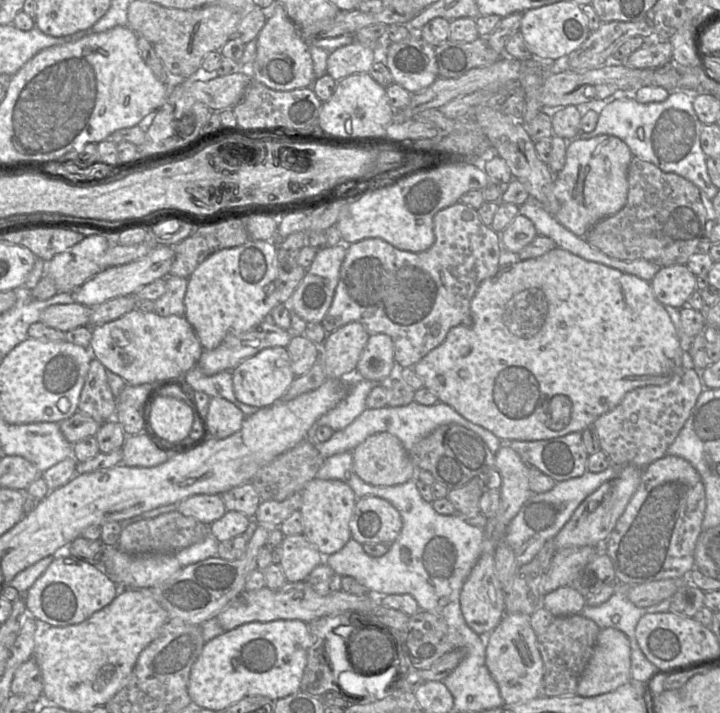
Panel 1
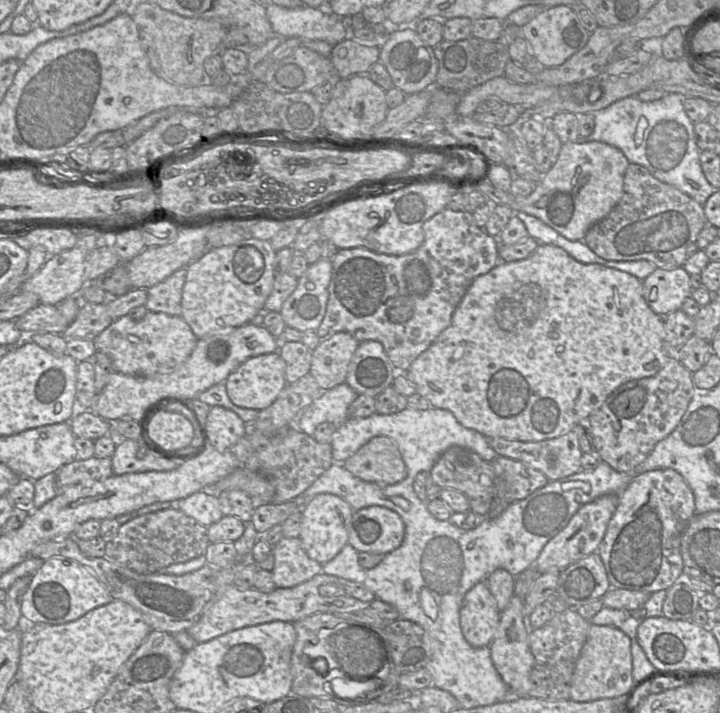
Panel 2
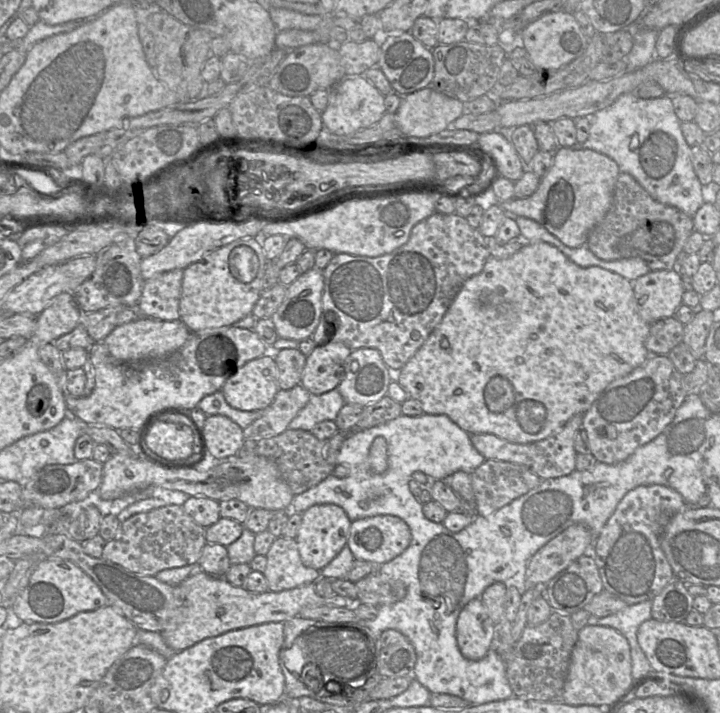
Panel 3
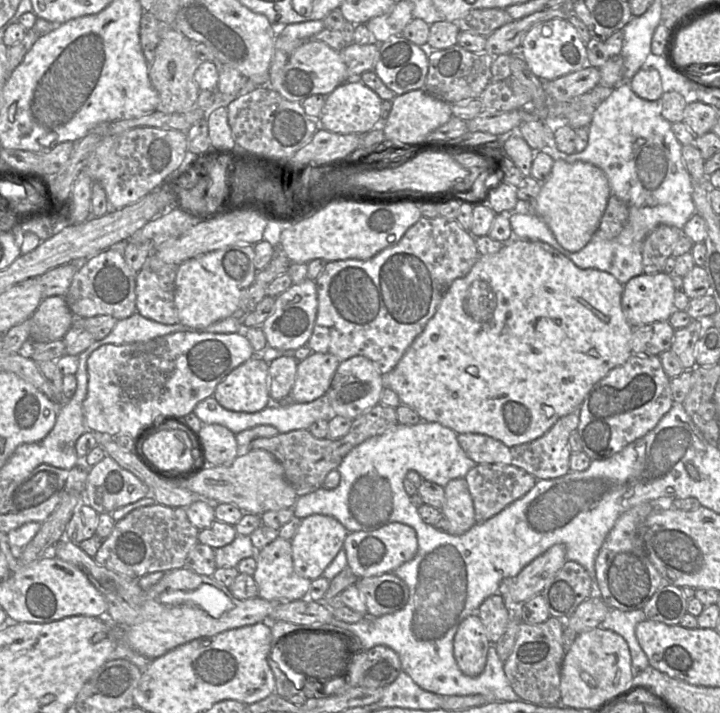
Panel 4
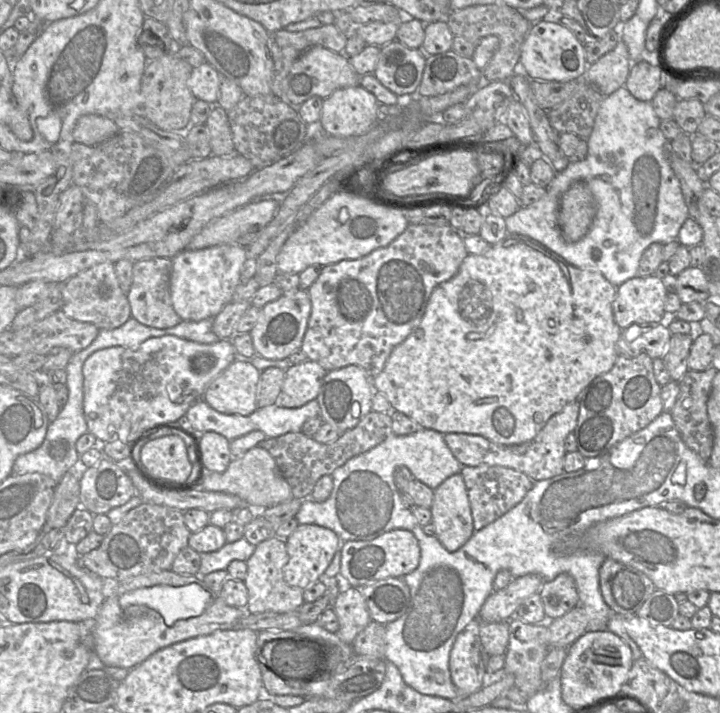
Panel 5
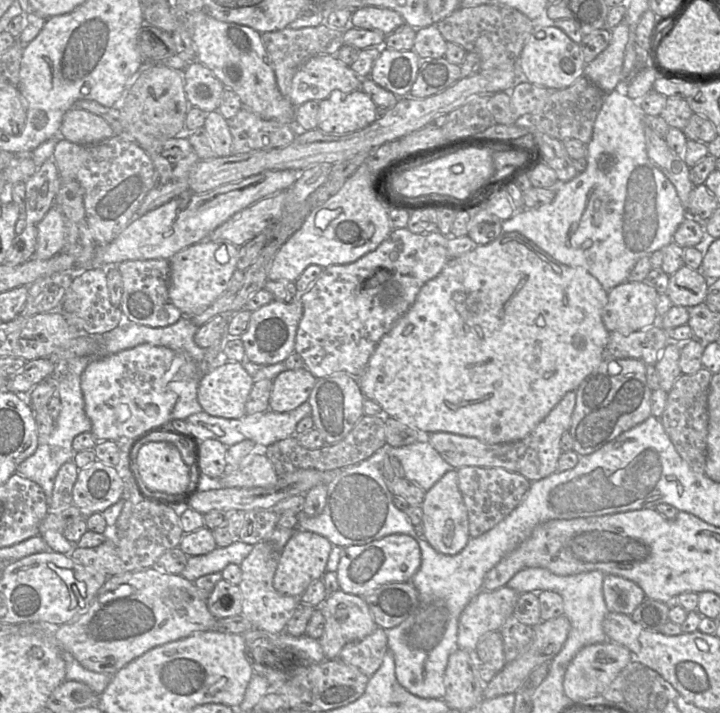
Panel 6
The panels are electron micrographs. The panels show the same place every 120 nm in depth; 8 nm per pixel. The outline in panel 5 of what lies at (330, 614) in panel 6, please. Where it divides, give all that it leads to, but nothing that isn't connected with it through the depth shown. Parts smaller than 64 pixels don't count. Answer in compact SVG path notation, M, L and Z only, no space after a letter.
M343 586L333 609L338 617L338 638L351 644L355 637L372 621L365 600L356 587Z

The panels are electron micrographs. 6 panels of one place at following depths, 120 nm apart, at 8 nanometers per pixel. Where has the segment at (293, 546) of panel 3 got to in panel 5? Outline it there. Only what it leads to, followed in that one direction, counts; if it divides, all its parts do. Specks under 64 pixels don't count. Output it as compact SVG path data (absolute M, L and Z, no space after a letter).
M274 536L256 546L254 553L246 561L247 575L244 580L248 590L247 609L250 613L263 613L266 611L287 613L296 611L304 603L304 589L290 586L284 579L284 567L287 562L286 539Z

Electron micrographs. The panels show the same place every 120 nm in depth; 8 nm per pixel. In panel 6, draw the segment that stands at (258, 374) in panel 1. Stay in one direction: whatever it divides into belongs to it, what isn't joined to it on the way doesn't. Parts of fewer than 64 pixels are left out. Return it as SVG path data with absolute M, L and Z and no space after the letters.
M220 360L199 381L197 399L209 415L238 419L244 415L254 380L237 361Z

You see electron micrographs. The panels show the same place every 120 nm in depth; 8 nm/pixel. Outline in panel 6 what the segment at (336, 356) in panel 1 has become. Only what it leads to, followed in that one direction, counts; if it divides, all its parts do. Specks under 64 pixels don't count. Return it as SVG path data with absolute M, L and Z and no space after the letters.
M305 367L285 370L273 380L269 398L269 409L275 412L288 412L308 401L317 378Z

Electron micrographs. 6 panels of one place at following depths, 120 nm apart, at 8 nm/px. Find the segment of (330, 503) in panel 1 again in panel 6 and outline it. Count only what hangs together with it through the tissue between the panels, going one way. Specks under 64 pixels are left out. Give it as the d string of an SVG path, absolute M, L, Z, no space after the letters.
M297 527L281 551L273 579L274 588L281 594L300 597L313 582L322 579L332 548L333 544L326 537Z

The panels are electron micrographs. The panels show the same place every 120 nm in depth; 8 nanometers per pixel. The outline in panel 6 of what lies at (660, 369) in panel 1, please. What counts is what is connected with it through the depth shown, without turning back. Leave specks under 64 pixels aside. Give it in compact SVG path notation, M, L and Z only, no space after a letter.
M503 232L488 244L478 245L467 253L450 258L441 272L421 287L412 306L381 338L366 369L355 378L365 398L381 406L382 415L393 417L423 435L449 432L476 437L487 444L518 441L530 434L566 393L577 390L581 382L605 359L609 331L603 323L602 313L607 302L608 292L584 268L560 263L520 233Z

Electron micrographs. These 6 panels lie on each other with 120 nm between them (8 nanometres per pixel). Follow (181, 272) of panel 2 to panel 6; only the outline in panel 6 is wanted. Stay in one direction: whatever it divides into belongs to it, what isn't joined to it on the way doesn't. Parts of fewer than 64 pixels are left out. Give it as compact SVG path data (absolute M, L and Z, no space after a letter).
M166 259L130 260L117 265L122 276L120 310L131 322L154 328L175 324L183 314L169 297L170 262Z

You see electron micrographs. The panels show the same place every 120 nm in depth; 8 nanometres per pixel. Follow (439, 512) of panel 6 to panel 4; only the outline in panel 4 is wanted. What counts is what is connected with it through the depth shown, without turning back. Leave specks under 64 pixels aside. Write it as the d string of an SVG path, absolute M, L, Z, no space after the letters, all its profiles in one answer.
M456 478L444 486L445 502L442 514L449 521L448 533L461 535L476 524L474 504L464 478Z

